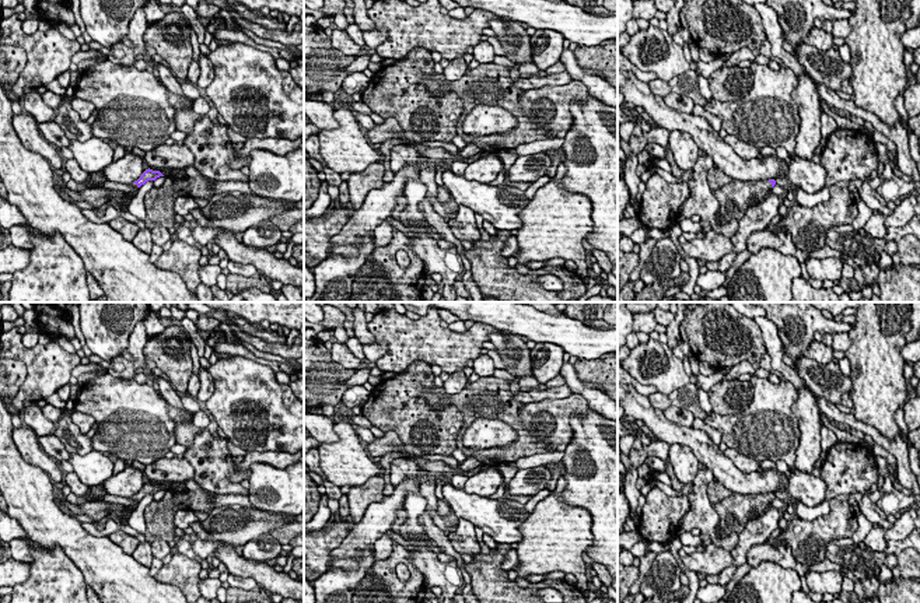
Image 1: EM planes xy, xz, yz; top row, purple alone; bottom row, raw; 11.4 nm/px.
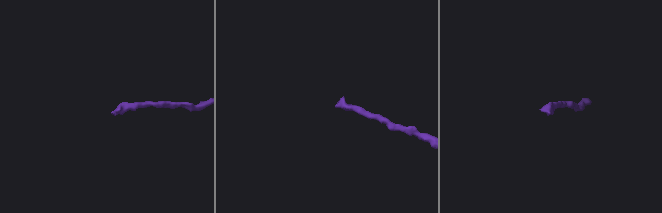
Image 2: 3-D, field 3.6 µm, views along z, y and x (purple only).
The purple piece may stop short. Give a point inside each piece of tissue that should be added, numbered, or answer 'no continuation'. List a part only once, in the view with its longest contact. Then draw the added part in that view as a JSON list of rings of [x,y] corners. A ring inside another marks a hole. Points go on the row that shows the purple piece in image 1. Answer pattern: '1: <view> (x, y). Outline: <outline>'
1: yz (734, 197). Outline: [[[732,179],[718,190],[714,190],[713,194],[720,203],[720,222],[725,224],[731,220],[741,221],[745,211],[751,207],[751,201],[763,203],[770,189],[772,183],[767,180],[742,182]]]

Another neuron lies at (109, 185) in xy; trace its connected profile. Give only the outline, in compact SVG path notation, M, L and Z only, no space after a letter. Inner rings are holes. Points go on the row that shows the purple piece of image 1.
M111 180L98 182L95 187L105 187L109 190L119 190L119 192L132 193L132 194L136 194L139 192L139 187L134 187L132 185L111 182Z

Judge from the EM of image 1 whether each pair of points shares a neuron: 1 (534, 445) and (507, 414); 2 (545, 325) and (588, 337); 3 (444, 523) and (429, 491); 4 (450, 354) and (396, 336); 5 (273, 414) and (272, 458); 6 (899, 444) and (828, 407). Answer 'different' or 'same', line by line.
1: same
2: same
3: same
4: same
5: different
6: same

